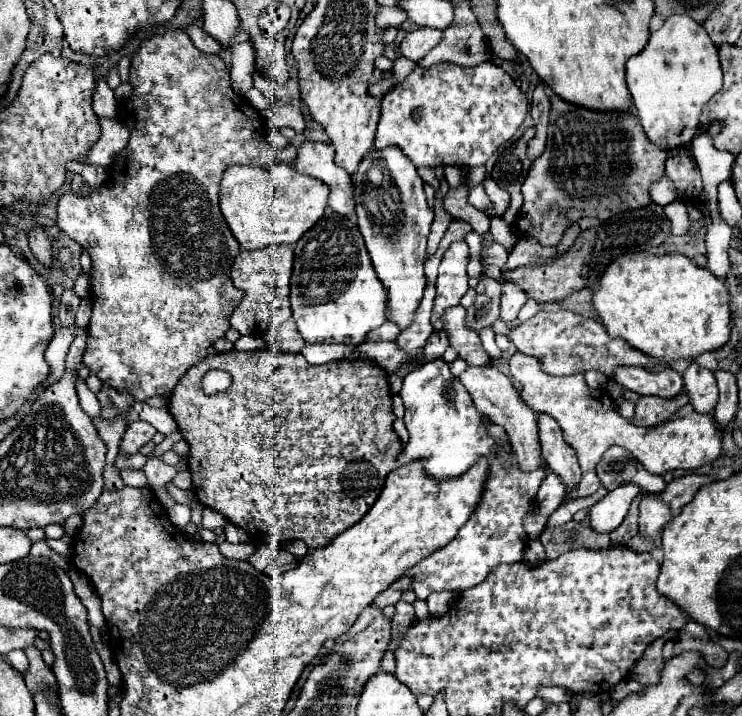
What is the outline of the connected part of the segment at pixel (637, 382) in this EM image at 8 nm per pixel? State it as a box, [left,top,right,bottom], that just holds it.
[612,366,684,398]

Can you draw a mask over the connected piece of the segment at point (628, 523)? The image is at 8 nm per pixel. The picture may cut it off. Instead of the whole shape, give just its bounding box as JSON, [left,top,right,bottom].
[610,490,648,546]

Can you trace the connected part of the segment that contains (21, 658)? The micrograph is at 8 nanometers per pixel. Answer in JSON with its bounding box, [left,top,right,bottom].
[6,650,28,672]

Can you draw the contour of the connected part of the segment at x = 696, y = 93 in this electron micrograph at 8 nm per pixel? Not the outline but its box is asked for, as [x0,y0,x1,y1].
[626,16,722,150]

